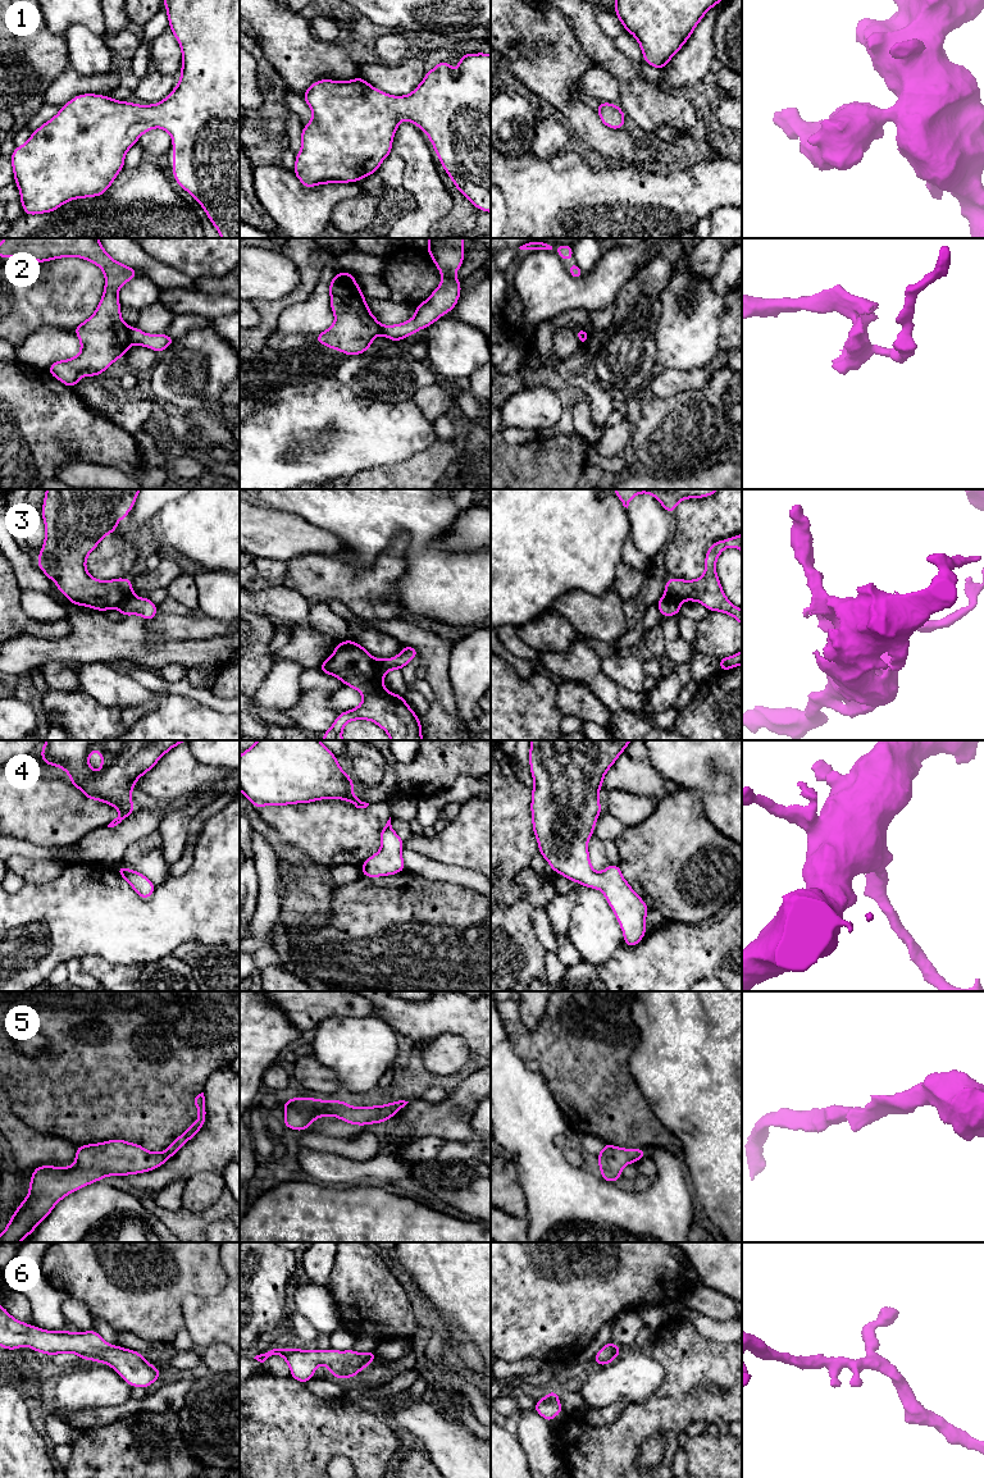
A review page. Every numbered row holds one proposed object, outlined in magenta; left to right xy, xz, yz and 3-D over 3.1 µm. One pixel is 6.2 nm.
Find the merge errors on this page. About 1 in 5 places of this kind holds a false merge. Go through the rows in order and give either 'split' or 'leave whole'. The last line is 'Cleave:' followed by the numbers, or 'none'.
1: leave whole
2: split
3: split
4: leave whole
5: leave whole
6: leave whole
Cleave: 2, 3

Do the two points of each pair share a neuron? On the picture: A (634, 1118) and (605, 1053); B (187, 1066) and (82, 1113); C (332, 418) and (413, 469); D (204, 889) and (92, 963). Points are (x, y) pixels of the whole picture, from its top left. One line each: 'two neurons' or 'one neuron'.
A: one neuron
B: one neuron
C: two neurons
D: two neurons

